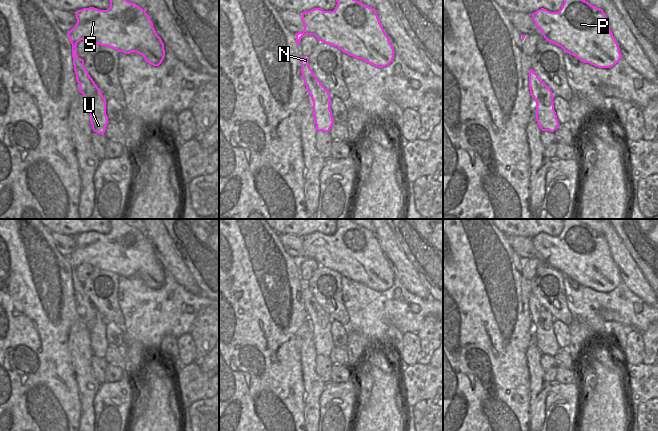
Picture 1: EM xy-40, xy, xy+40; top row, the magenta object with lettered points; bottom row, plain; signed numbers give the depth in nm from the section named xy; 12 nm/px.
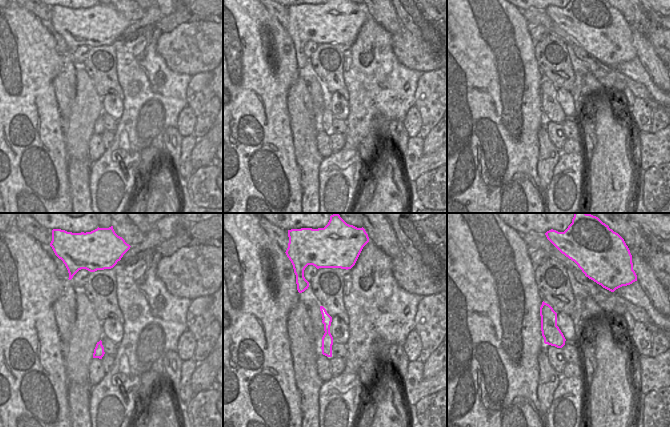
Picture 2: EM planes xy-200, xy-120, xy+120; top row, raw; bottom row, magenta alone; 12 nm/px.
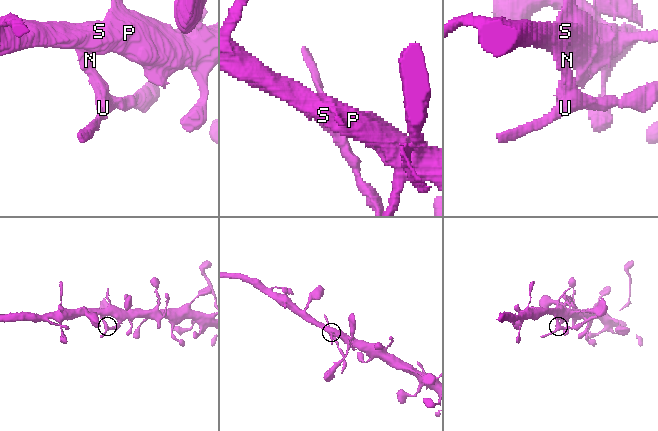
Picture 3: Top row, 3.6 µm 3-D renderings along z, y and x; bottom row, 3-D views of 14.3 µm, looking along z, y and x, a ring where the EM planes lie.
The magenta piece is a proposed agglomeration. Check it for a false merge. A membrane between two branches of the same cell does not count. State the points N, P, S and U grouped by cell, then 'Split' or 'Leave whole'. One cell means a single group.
Groups: N P S / U. Split

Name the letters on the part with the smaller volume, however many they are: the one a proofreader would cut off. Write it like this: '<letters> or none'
U

